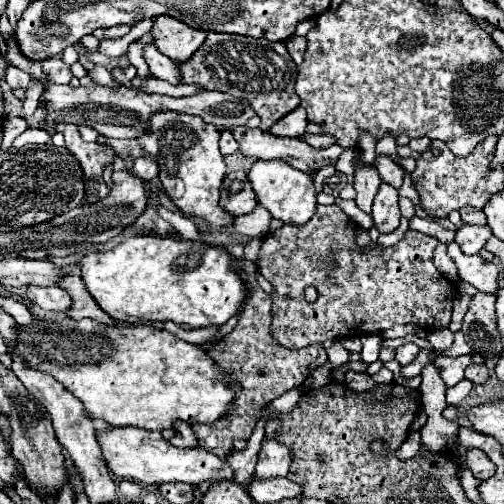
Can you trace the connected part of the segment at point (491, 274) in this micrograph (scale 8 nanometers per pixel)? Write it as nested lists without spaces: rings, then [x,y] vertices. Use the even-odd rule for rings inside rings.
[[[456,243],[448,245],[448,255],[458,265],[458,275],[482,293],[498,291],[498,267],[478,255],[464,255]]]

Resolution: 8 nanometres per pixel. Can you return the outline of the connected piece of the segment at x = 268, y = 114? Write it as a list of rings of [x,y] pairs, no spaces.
[[[208,33],[206,43],[202,43],[202,47],[186,63],[178,63],[178,69],[182,71],[182,83],[186,85],[198,85],[206,91],[222,91],[248,101],[262,121],[262,131],[268,131],[278,119],[300,105],[300,99],[294,93],[298,67],[284,43],[244,35]]]

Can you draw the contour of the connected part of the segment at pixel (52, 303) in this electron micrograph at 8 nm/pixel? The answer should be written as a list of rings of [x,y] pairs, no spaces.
[[[28,287],[28,299],[44,311],[66,313],[72,307],[72,299],[60,287]]]

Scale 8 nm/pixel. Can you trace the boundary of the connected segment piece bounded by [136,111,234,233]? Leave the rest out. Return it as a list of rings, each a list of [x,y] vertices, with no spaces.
[[[174,111],[158,113],[150,119],[150,123],[152,133],[142,135],[136,141],[162,165],[162,173],[158,177],[172,203],[184,213],[184,217],[194,217],[198,221],[196,229],[200,233],[216,233],[222,227],[230,225],[234,221],[234,215],[226,213],[218,205],[220,185],[226,175],[226,163],[218,149],[220,133],[200,117],[178,115]]]

